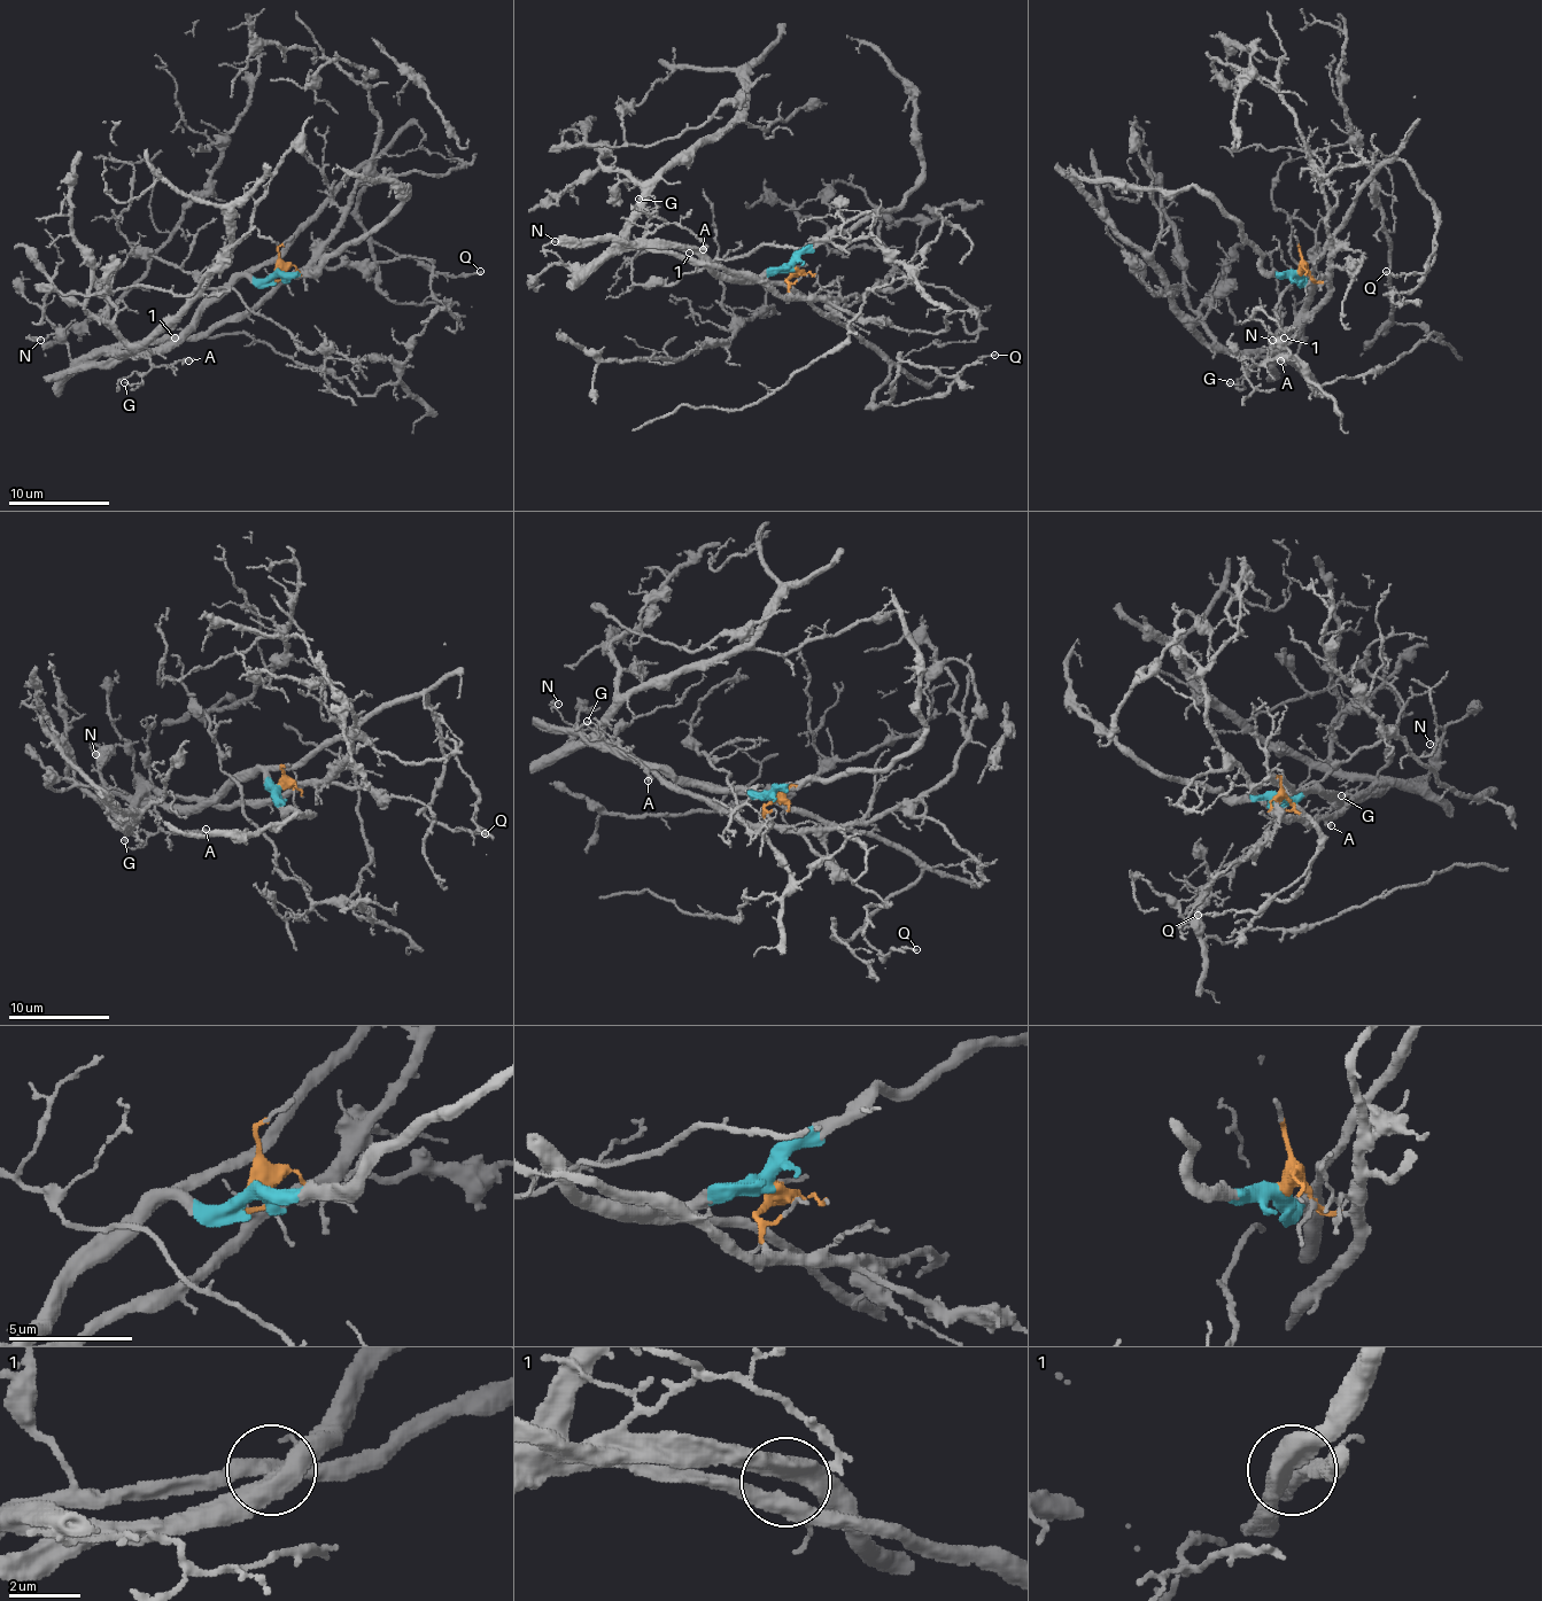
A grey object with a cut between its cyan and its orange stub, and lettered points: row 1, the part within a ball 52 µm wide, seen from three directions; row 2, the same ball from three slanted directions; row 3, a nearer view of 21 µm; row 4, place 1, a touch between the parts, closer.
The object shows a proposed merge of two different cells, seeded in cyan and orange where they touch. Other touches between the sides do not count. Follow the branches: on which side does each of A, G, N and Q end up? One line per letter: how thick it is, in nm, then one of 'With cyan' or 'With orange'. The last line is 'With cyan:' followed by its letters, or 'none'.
A: Thickness 200 nm. With cyan
G: Thickness 110 nm. With cyan
N: Thickness 110 nm. With orange
Q: Thickness 170 nm. With cyan
With cyan: A, G, Q

